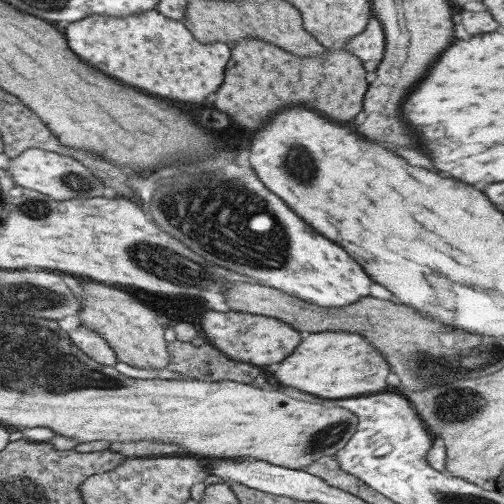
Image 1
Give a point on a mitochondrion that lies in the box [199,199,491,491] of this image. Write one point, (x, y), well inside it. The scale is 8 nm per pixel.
(454, 404)

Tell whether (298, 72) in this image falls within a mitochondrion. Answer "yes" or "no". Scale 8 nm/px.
no

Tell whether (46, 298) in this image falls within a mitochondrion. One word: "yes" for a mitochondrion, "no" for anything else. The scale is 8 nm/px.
yes

